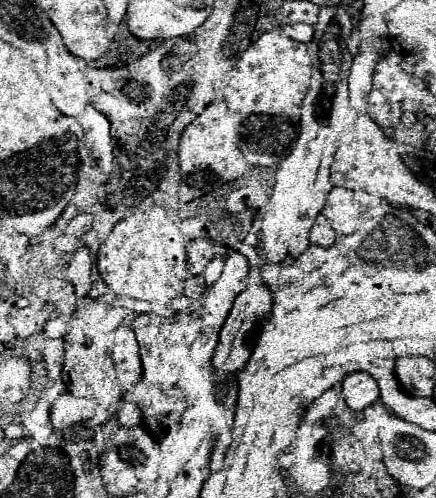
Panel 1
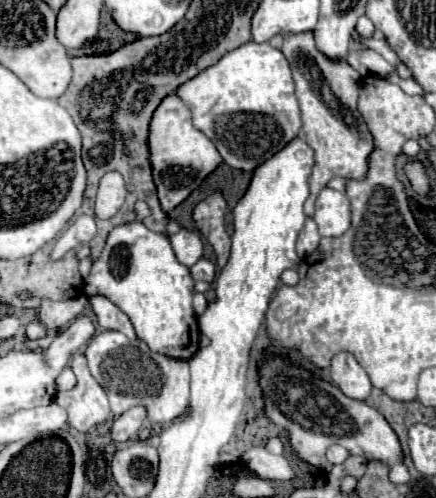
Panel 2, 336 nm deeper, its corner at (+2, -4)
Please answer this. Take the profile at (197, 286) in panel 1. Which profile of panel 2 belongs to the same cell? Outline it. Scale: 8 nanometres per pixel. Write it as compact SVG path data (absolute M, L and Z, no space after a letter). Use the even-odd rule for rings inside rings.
M200 258L192 268L190 268L190 274L194 280L206 280L206 282L212 282L214 280L214 274L216 274L216 268L210 260L206 258Z

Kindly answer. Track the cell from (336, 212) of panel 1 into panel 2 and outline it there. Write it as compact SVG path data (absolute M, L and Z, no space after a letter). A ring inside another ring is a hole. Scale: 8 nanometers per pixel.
M322 188L316 198L314 222L318 224L320 236L342 236L350 228L350 200L348 200L348 196L338 190L332 190L332 188Z

